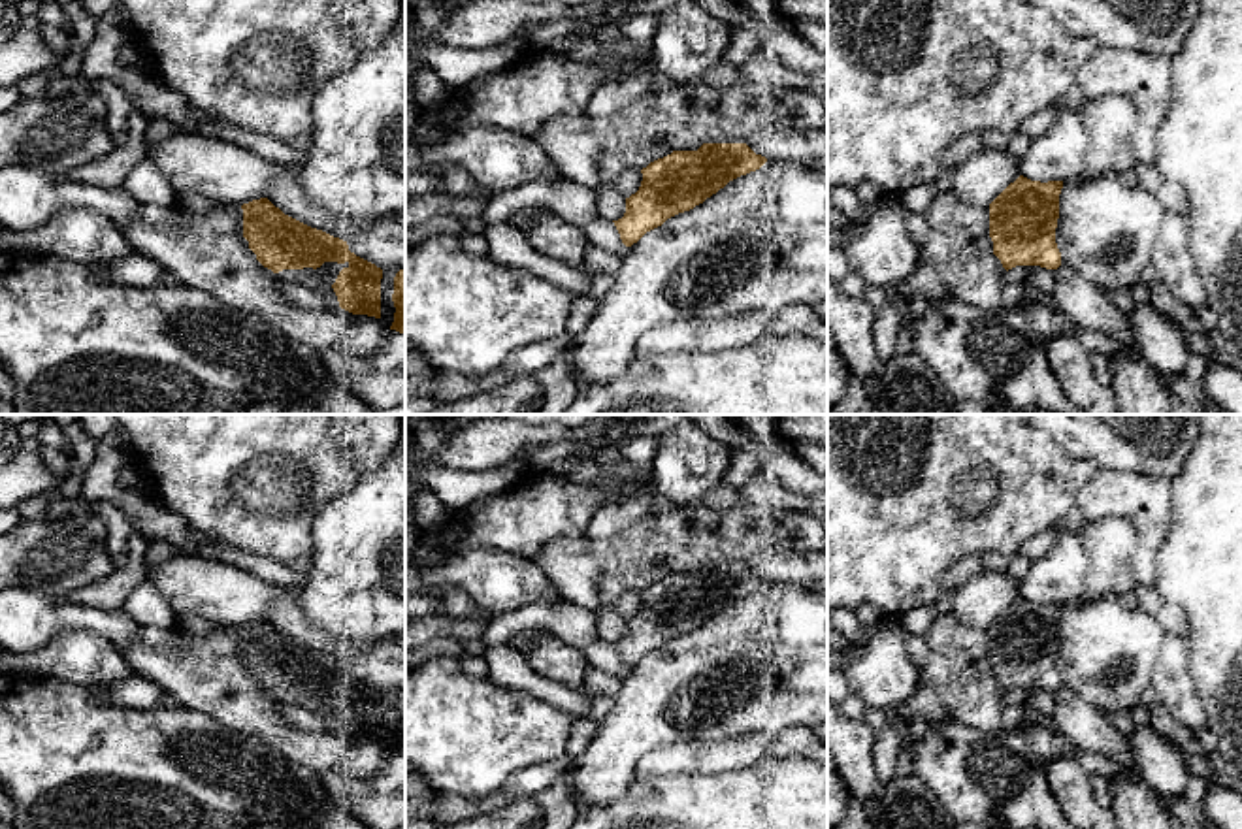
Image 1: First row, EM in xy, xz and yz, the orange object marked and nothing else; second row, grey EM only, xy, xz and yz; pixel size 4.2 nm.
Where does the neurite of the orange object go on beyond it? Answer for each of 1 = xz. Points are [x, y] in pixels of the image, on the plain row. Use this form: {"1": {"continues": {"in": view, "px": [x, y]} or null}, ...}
{"1": {"continues": null}}

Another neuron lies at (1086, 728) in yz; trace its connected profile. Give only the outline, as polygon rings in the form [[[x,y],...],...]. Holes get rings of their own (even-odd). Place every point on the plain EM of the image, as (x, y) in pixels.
[[[1061,686],[1054,691],[1054,722],[1076,748],[1114,759],[1123,769],[1136,769],[1133,748],[1108,718],[1087,701]]]

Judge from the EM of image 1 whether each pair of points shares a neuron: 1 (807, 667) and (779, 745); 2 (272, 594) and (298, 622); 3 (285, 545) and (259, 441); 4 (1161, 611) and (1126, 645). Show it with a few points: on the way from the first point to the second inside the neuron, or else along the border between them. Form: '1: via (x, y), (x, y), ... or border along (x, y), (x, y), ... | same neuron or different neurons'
1: border along (807, 726), (752, 731), (741, 737) | different neurons
2: border along (296, 600), (277, 600), (264, 618) | different neurons
3: via (247, 520), (217, 517), (210, 509), (227, 473) | same neuron
4: border along (1137, 605), (1167, 633) | different neurons

